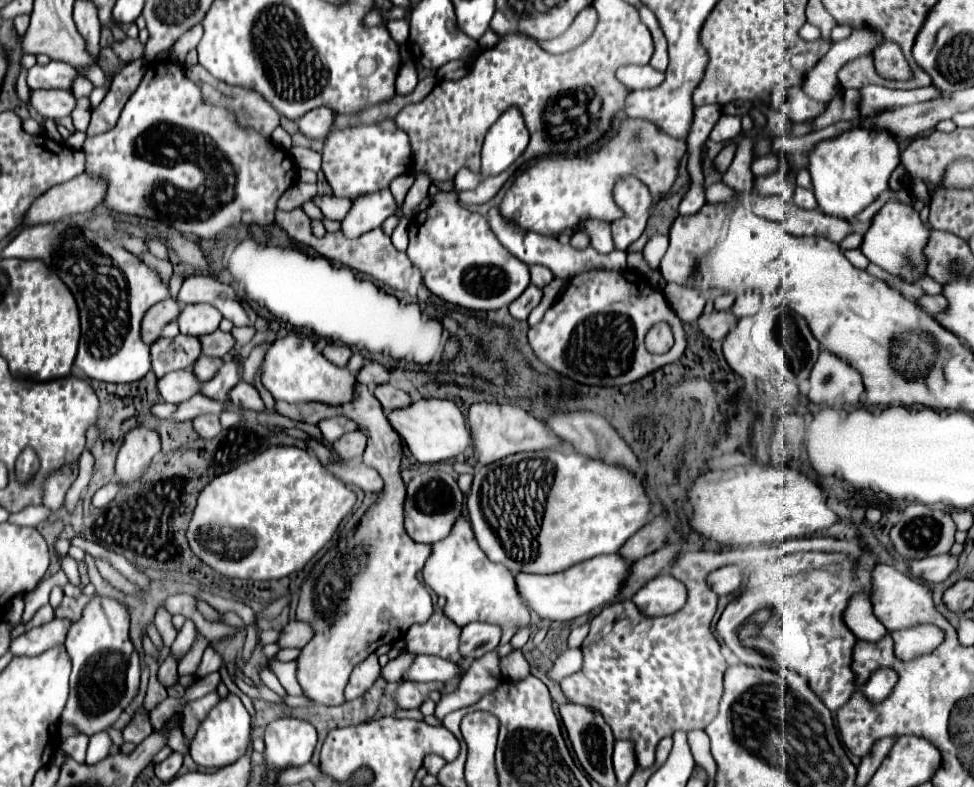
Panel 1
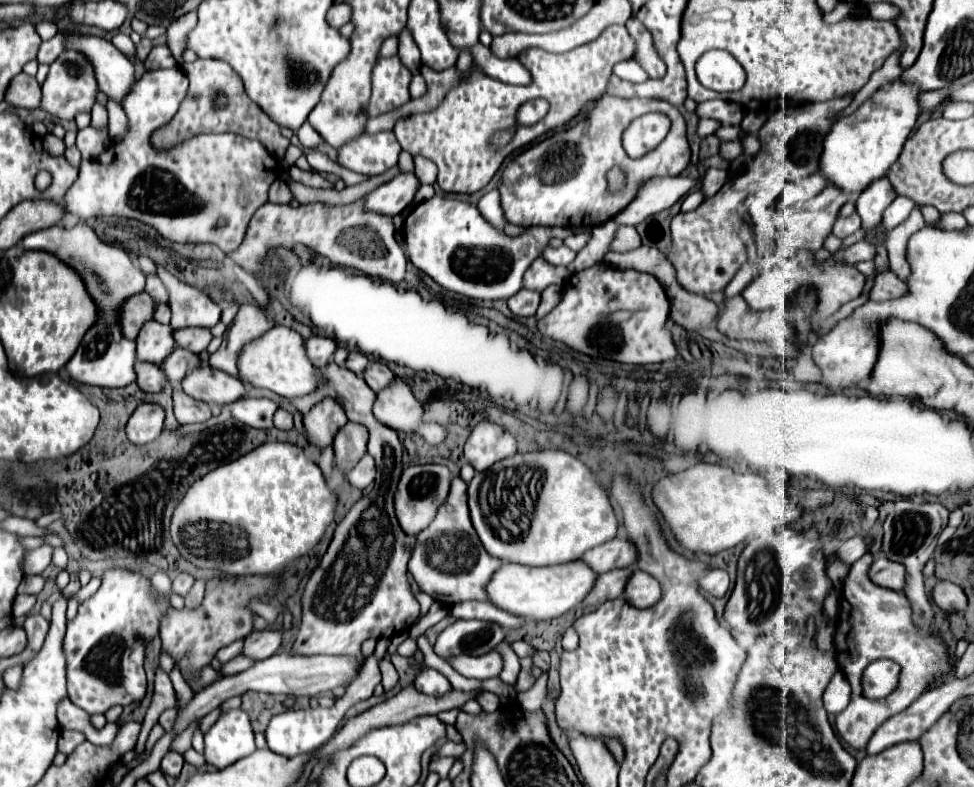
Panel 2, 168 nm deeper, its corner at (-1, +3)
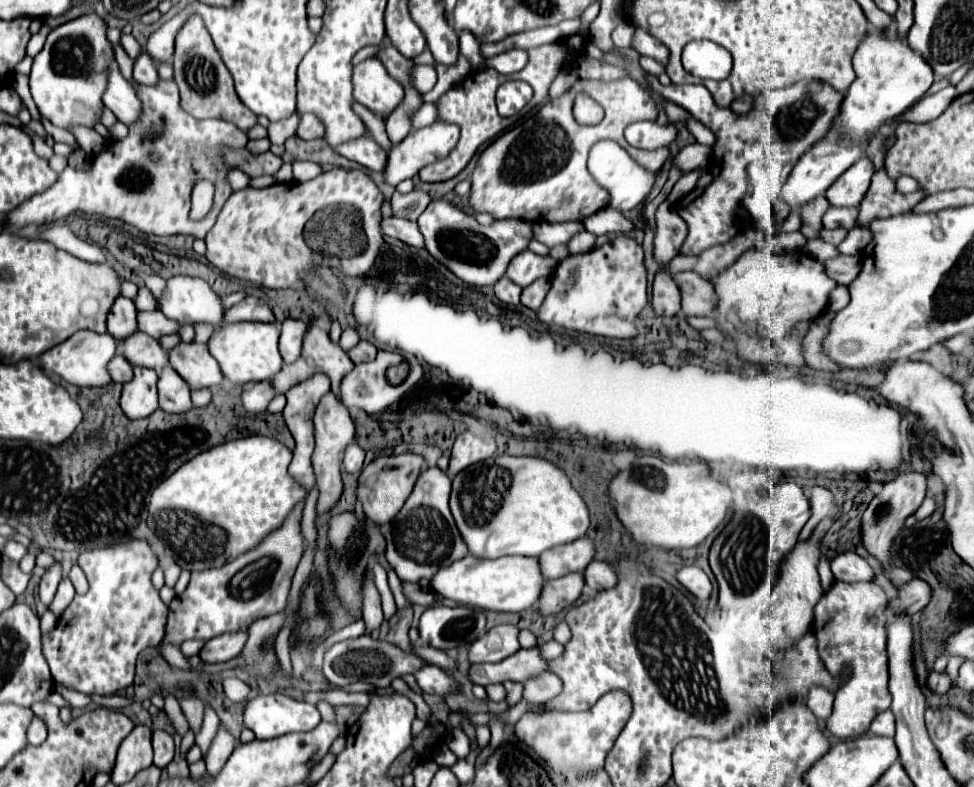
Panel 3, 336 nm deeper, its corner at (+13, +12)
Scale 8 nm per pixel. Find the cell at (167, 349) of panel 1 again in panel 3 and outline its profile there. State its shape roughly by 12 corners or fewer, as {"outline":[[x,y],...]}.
{"outline":[[120,296],[108,316],[108,332],[126,340],[138,330],[138,310]]}

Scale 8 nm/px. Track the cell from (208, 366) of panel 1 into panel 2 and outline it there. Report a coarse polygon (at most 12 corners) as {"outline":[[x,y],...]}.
{"outline":[[176,347],[160,365],[170,383],[180,383],[200,365],[196,353]]}

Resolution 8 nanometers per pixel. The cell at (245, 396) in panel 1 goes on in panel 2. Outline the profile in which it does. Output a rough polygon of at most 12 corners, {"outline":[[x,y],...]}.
{"outline":[[210,365],[188,373],[182,389],[198,401],[234,403],[246,393],[238,377]]}

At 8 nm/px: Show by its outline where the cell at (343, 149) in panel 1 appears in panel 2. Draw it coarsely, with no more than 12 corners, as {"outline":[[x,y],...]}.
{"outline":[[392,131],[364,133],[338,149],[338,163],[380,175],[398,163]]}

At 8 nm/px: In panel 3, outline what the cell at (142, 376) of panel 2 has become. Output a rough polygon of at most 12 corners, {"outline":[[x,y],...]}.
{"outline":[[122,354],[110,360],[110,376],[114,382],[130,382],[134,366]]}

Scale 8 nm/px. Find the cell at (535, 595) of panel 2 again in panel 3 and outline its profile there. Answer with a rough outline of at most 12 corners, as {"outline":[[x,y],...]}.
{"outline":[[468,554],[432,588],[464,606],[522,612],[546,576],[538,558]]}

